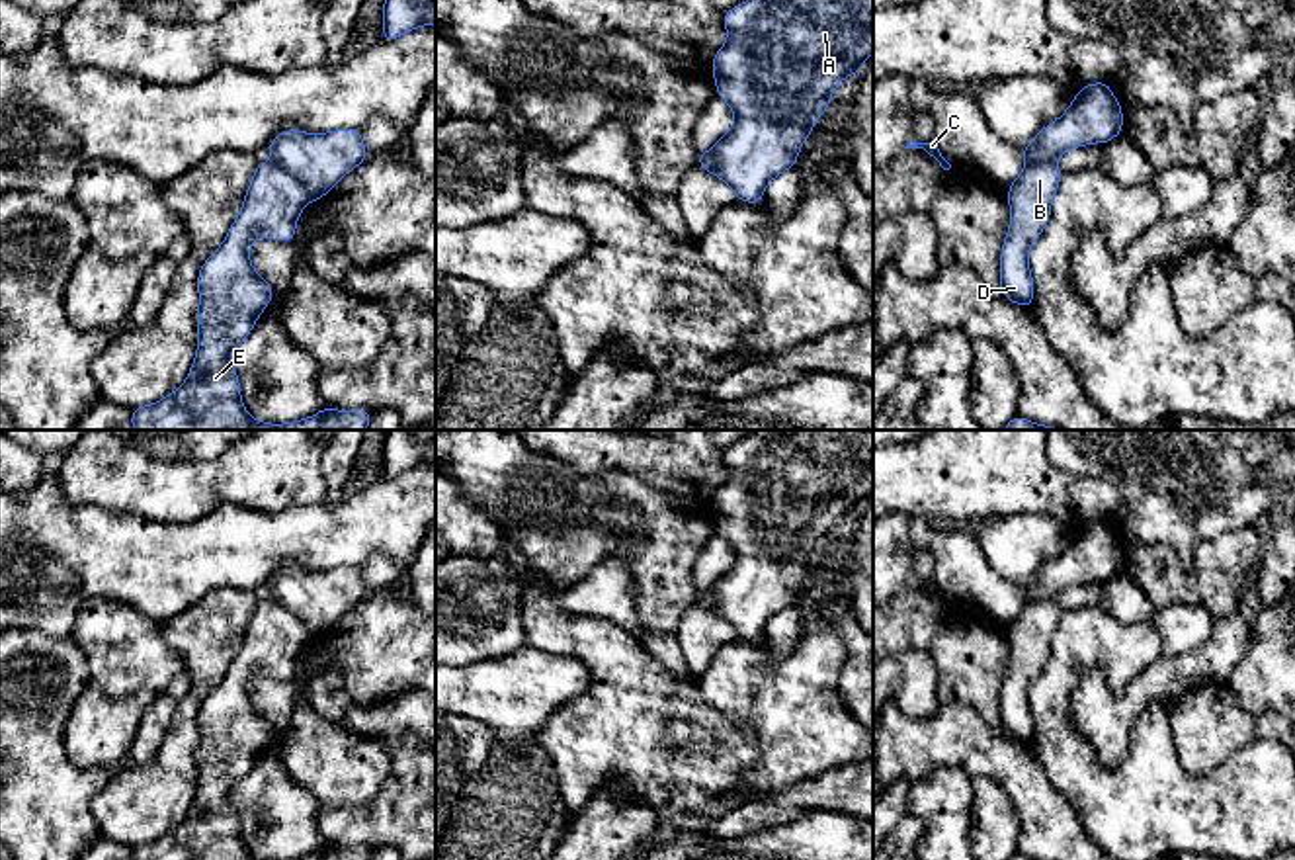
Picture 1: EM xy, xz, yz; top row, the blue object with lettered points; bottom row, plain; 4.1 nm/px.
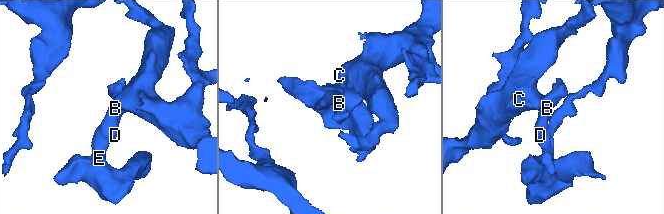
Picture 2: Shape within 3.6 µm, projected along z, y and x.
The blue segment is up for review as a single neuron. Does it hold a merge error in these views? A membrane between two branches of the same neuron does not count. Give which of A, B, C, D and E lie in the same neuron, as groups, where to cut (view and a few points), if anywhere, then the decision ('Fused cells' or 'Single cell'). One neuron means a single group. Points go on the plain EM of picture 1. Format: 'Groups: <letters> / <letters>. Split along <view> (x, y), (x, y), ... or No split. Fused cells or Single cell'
Groups: A C / B D E. Split along xy (272, 597), (313, 636). Fused cells

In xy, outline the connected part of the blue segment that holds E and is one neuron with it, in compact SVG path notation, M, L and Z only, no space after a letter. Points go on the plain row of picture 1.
M273 598L260 600L244 631L244 641L227 676L203 700L197 713L197 792L188 817L164 837L131 848L131 860L260 860L248 852L230 790L242 782L260 751L273 737L272 723L252 706L250 684L260 674L291 680L297 655L313 639L311 629Z

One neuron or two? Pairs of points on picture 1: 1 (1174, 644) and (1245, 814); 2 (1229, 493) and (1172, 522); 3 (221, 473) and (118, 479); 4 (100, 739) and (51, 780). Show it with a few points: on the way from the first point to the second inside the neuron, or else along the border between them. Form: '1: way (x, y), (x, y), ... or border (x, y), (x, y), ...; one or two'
1: border (1149, 620), (1165, 655); two
2: way (1215, 493), (1202, 493), (1186, 509); one
3: way (196, 479), (143, 479); one
4: border (69, 716), (65, 753), (81, 767), (110, 773); two

